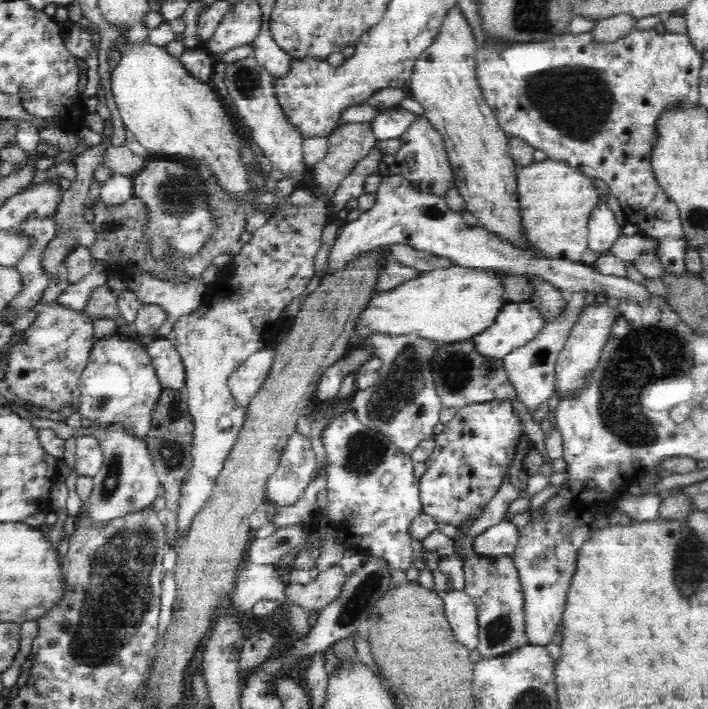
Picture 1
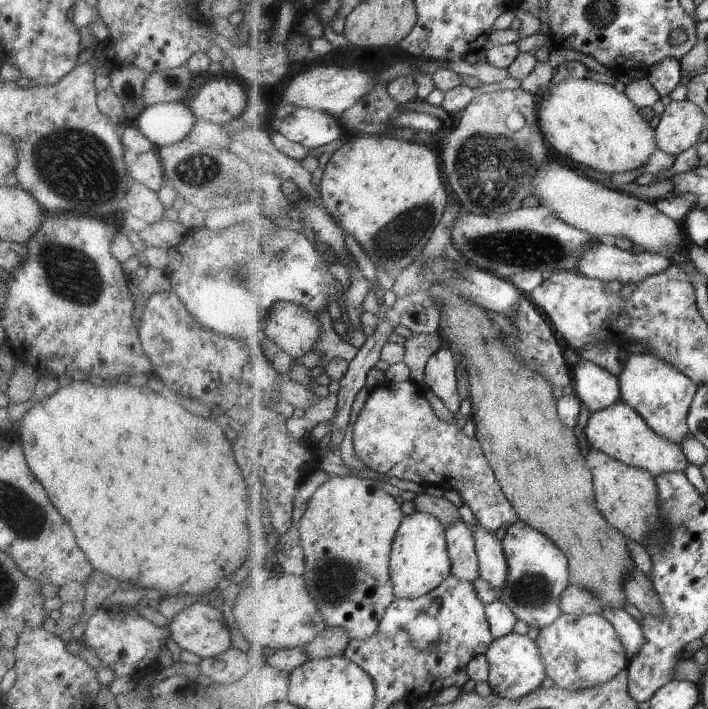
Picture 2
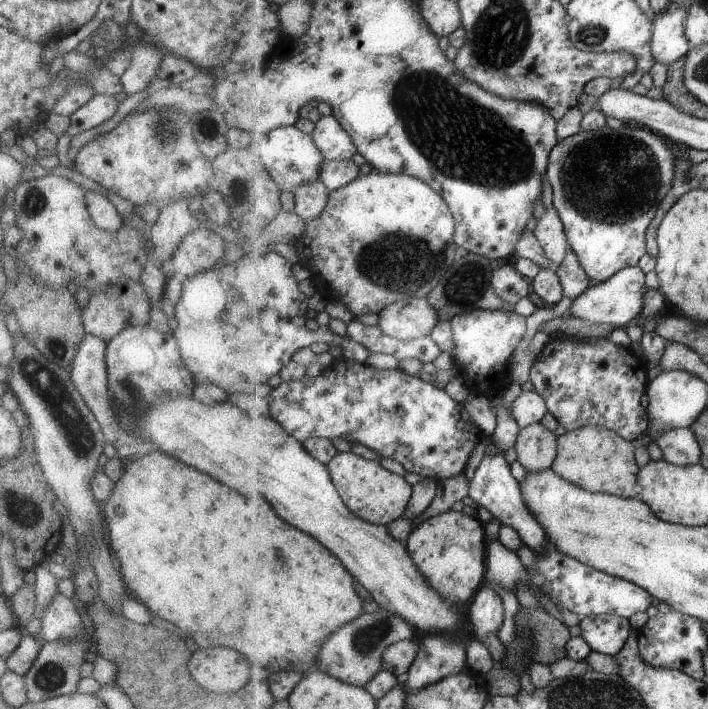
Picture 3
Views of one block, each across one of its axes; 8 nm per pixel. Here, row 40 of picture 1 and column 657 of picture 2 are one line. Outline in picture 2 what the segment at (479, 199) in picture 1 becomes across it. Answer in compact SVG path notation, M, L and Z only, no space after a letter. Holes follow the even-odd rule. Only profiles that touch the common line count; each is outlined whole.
M625 400L592 413L585 427L585 433L589 436L593 448L603 450L625 464L648 470L655 476L666 472L685 472L691 463L681 444L661 436L646 423L638 409L633 408Z

